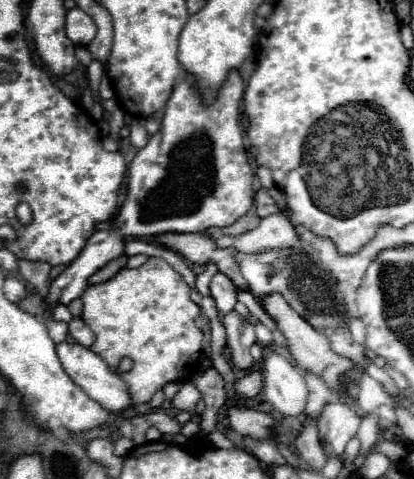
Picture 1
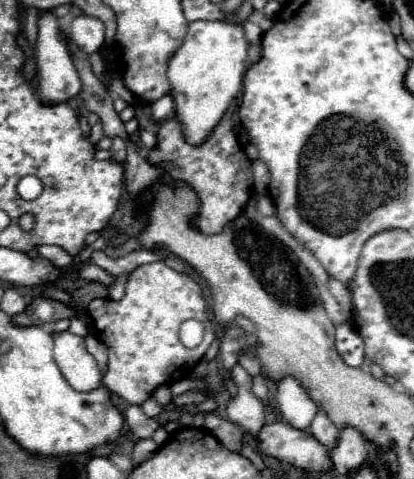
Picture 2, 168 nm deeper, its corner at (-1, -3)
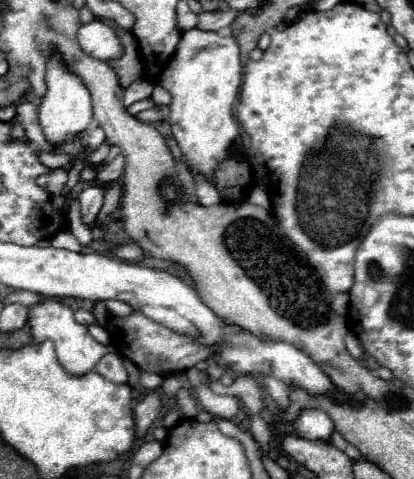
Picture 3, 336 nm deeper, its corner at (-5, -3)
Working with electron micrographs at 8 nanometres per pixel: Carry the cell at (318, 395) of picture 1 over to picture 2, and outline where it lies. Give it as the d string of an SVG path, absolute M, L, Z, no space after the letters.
M318 410L308 432L320 442L324 444L326 448L332 448L336 446L336 440L338 440L338 428L332 424L332 420L328 420L328 414L324 410Z

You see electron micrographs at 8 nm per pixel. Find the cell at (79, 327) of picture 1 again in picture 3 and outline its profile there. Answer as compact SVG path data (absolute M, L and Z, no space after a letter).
M106 354L94 368L98 374L102 374L106 380L116 384L128 382L128 372L124 368L124 360L118 354Z

